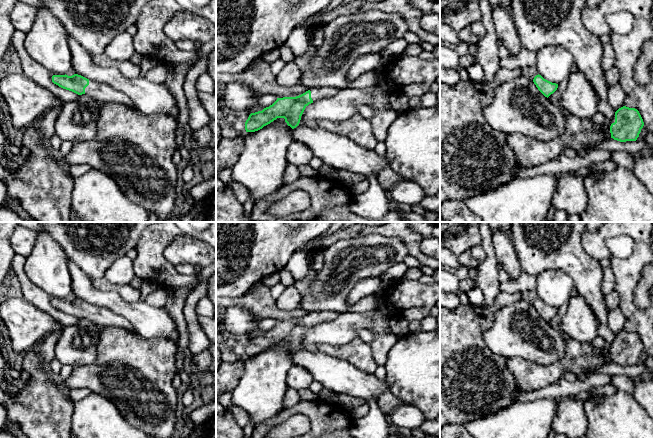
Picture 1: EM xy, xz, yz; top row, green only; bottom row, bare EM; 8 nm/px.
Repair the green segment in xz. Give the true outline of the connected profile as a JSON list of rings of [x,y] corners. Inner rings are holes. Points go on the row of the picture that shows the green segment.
[[[316,88],[306,91],[296,97],[283,97],[262,111],[251,113],[245,122],[246,132],[255,132],[270,124],[277,118],[284,118],[292,129],[296,128],[301,120],[305,108],[317,100],[337,94],[336,88]]]

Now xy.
[[[66,74],[53,75],[52,82],[59,87],[72,91],[78,95],[85,94],[103,103],[121,103],[137,110],[132,100],[121,91],[115,90],[106,84],[87,79],[78,74],[72,76]]]

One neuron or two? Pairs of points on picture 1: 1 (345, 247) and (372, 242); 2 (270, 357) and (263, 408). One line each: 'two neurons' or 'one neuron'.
1: one neuron
2: one neuron

